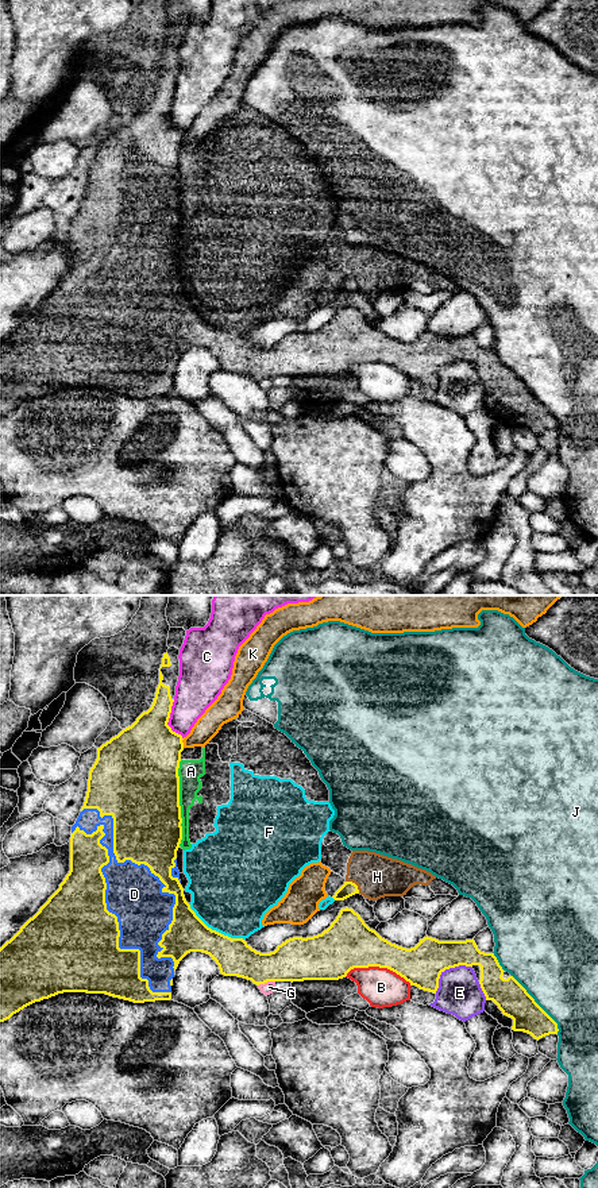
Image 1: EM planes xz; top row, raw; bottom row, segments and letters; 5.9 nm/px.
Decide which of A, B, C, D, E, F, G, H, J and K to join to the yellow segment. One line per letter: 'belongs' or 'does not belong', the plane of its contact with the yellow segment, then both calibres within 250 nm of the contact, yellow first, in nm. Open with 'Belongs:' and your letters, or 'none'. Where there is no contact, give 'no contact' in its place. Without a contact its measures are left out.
Belongs: D
A: does not belong; contact in xz; calibres 460 and 140 nm
B: does not belong; contact in xz; calibres 300 and 240 nm
C: does not belong; contact in xz; calibres 400 and 240 nm
D: belongs; contact in xz; calibres 480 and 320 nm
E: does not belong; contact in xz; calibres 240 and 260 nm
F: does not belong; contact in xz; calibres 220 and 480 nm
G: does not belong; contact in xz; calibres 260 and 70 nm
H: does not belong; contact in xz; calibres 90 and 260 nm
J: does not belong; contact in xz; calibres 190 and 460 nm
K: does not belong; contact in xz; calibres 420 and 140 nm

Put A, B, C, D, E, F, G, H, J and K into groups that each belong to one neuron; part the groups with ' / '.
A F H / B / C / D / E / G / J / K

